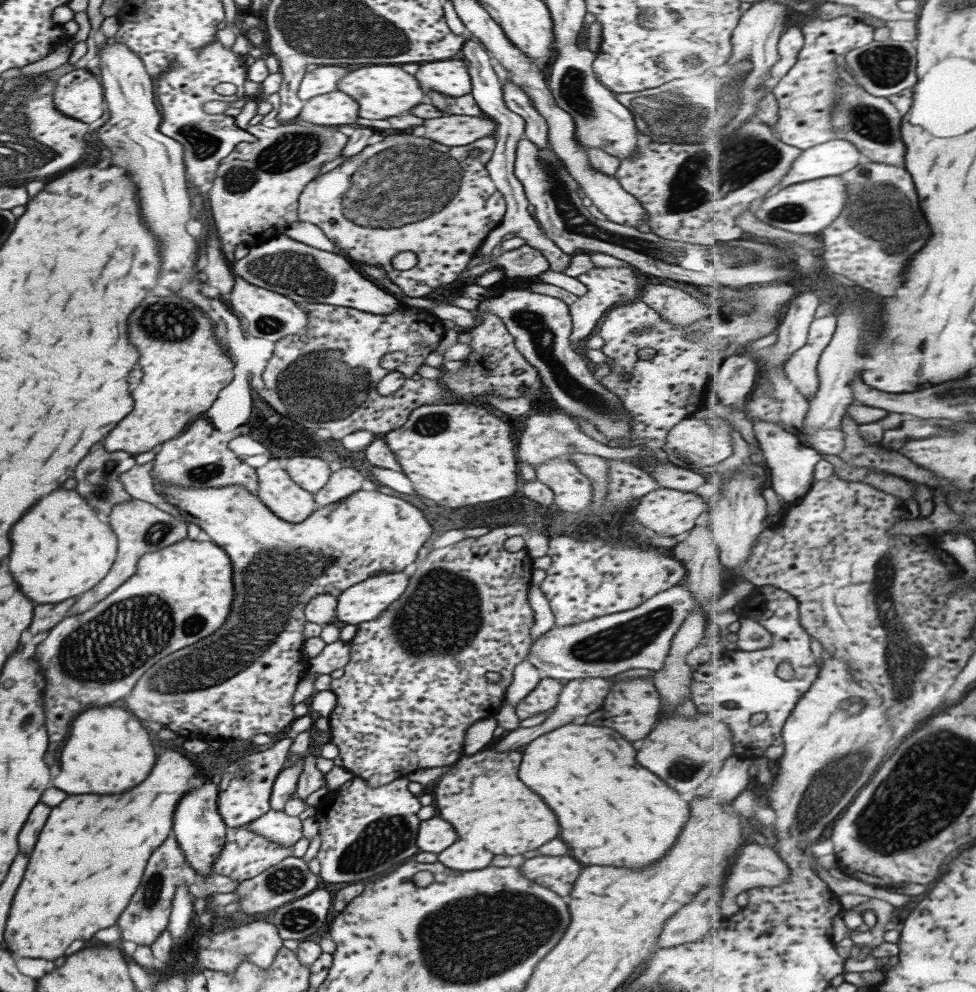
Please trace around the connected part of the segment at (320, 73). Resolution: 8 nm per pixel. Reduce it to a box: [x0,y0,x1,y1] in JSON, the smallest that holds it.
[297,65,349,101]

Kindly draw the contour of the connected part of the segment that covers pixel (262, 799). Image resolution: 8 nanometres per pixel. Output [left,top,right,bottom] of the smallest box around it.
[217,738,293,827]

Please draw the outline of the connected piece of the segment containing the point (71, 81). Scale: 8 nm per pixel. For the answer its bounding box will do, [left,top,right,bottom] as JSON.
[53,68,103,125]

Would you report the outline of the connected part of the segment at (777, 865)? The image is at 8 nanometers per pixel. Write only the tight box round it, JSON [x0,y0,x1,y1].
[723,842,790,914]

